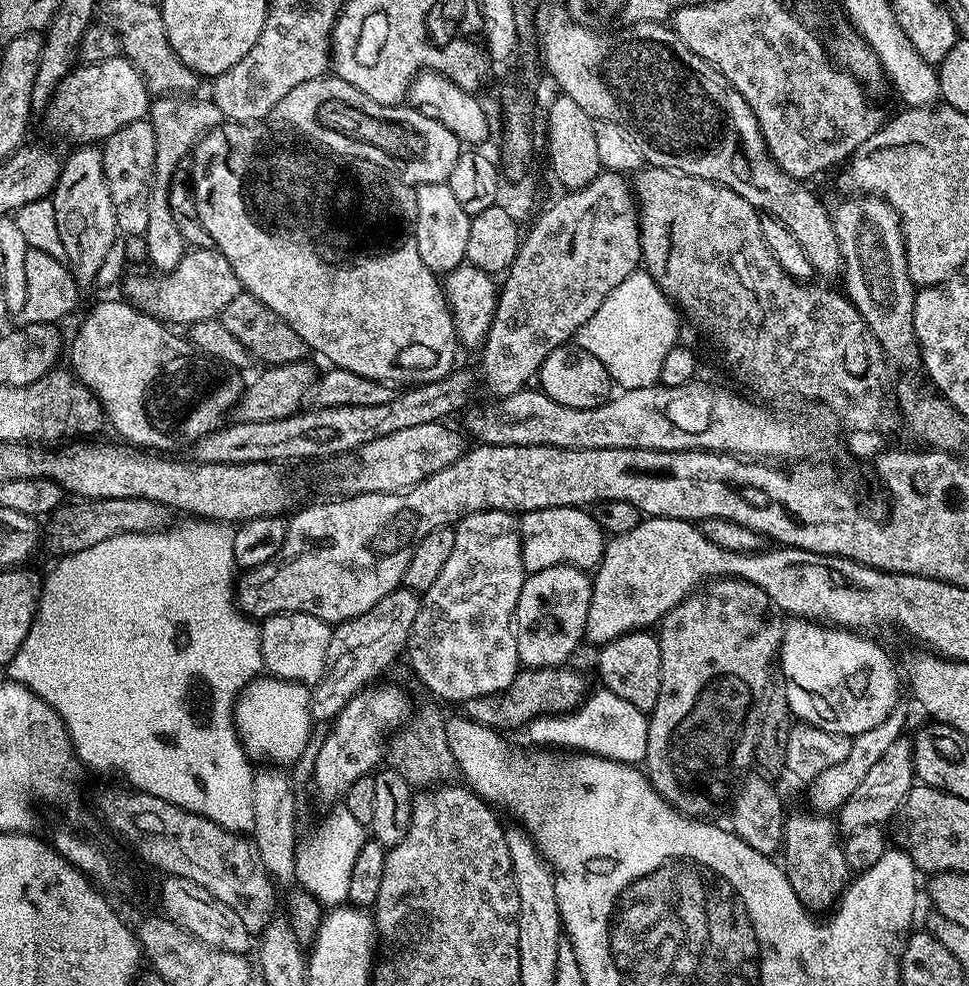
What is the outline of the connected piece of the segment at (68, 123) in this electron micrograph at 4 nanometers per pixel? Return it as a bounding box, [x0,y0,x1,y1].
[43,55,150,146]

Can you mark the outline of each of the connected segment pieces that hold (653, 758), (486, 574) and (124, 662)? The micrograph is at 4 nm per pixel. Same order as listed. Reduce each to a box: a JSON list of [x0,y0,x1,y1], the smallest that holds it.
[[643,578,786,818],[406,510,526,702],[6,518,265,834]]

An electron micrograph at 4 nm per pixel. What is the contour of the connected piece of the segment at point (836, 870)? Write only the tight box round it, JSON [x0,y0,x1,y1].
[782,811,850,914]

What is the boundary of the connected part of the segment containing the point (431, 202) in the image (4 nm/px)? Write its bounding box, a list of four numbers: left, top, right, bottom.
[414,183,472,274]

